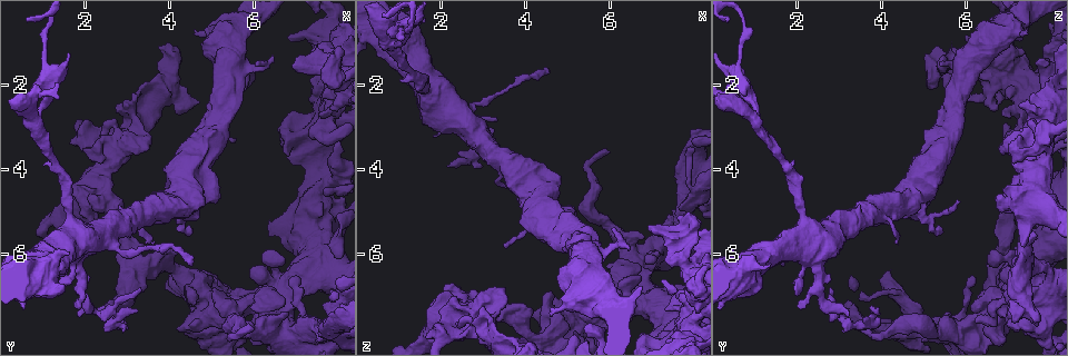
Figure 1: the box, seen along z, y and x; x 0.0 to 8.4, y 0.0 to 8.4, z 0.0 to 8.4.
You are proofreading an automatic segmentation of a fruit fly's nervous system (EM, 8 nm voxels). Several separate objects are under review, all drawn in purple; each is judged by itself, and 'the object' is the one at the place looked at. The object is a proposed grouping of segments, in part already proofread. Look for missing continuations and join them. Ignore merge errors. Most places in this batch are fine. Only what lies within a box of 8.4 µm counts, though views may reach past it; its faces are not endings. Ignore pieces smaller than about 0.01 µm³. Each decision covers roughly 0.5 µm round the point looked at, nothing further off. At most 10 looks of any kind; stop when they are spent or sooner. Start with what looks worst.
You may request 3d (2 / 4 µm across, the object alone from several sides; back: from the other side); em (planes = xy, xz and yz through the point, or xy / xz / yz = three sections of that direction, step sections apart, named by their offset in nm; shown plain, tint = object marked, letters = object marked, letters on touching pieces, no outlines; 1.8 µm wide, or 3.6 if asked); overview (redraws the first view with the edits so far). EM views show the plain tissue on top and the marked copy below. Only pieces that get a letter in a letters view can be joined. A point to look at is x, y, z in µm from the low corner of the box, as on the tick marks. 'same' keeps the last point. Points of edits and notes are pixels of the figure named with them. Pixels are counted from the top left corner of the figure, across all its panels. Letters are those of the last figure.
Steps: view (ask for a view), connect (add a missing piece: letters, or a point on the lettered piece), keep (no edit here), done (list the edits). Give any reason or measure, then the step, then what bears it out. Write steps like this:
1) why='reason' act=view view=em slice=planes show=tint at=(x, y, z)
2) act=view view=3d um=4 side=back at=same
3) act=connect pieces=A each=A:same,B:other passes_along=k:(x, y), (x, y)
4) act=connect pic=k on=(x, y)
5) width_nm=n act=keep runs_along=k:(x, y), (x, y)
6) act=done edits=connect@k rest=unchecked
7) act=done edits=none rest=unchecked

why='branch stops here' act=view view=3d um=2 at=(5.35, 1.55, 7.80)

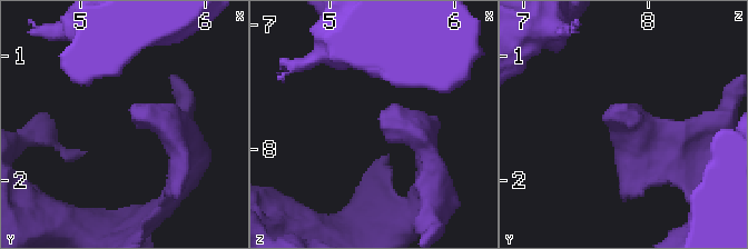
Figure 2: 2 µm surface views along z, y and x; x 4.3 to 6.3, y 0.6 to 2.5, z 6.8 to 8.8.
why='need the tissue' act=view view=em slice=xz step=8 show=letters at=(5.38, 1.52, 7.74)

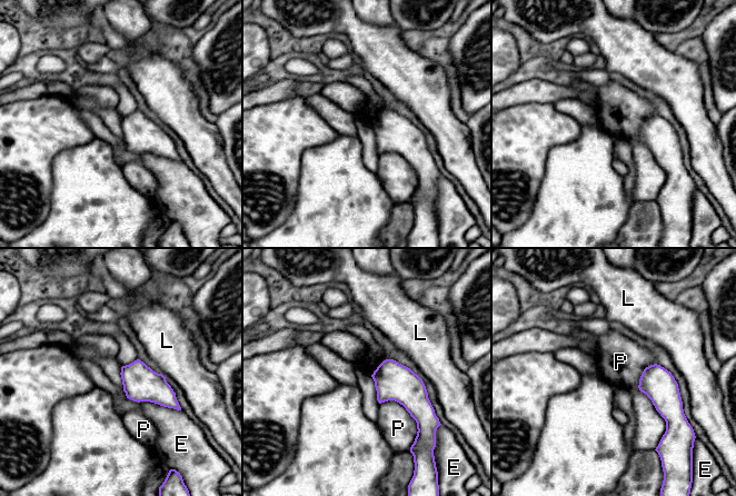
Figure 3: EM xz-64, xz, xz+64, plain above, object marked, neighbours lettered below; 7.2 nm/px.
act=keep each=E:other,L:other,P:other found='no lettered piece goes on from it'

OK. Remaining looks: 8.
why='arms run side by side' act=view view=em um=3.6 slice=planes show=tint at=(2.05, 4.95, 7.50)

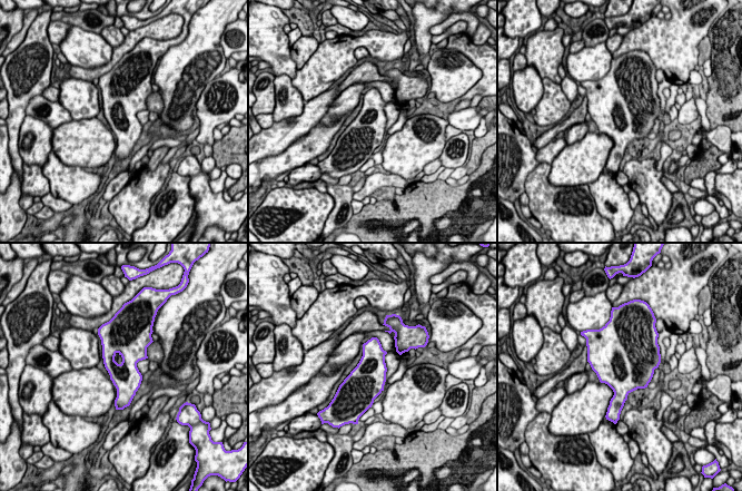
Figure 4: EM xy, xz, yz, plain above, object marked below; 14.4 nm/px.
why='see the neighbours' act=view view=em um=3.6 slice=planes show=letters at=same

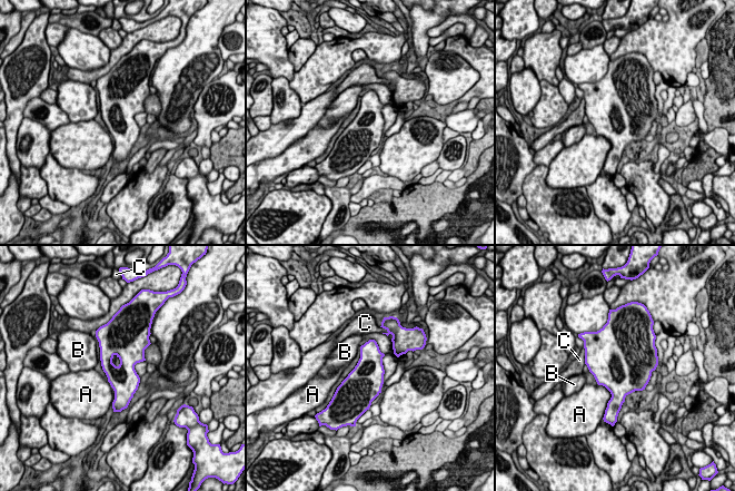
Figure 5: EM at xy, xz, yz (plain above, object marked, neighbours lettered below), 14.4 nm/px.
longest_contact=A:360nm act=keep each=A:other,B:other,C:other border=5:(597, 383), (611, 394), (607, 405) found='none of them fits'

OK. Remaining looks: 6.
why='sharp bend' act=view view=3d um=2 at=(2.75, 7.55, 3.70)

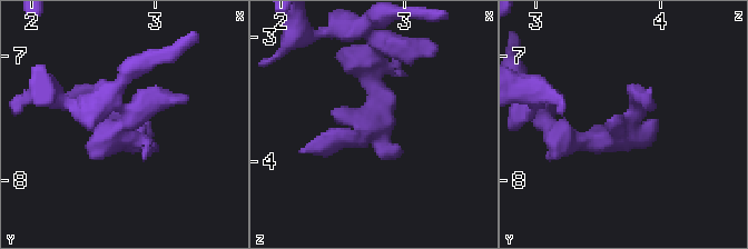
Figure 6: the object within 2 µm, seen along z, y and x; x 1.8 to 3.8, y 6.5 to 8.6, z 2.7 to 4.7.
why='now the EM' act=view view=em slice=planes show=letters at=(2.70, 7.54, 3.74)

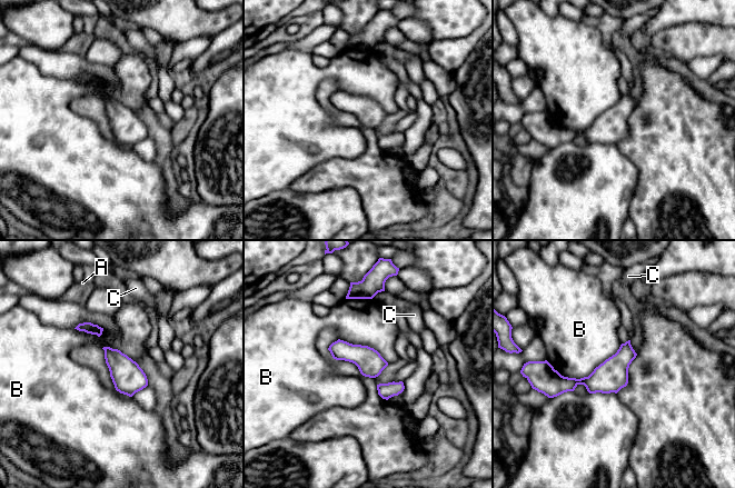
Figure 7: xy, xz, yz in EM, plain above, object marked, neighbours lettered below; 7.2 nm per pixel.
act=keep each=A:other,B:other,C:other border=7:(622, 344), (579, 378), (546, 360) found='none of them fits'

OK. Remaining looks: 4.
act=view view=3d um=4 side=back at=(6.00, 1.60, 5.40)

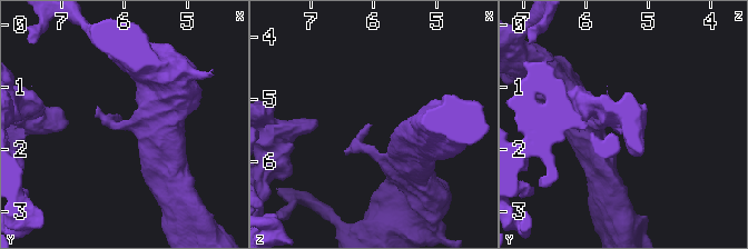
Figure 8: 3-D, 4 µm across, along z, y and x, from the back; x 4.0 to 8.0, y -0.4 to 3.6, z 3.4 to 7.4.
why='need the tissue' act=view view=em um=3.6 slice=planes show=letters at=(6.00, 1.55, 5.40)

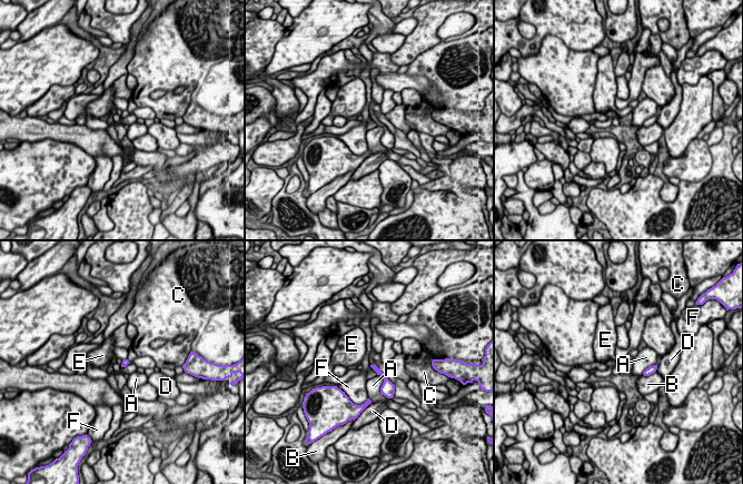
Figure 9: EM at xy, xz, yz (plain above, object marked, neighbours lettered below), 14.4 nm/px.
act=keep each=A:other,B:other,C:other,D:other,E:other,F:other border=9:(339, 387), (349, 397) found='no lettered piece goes on from it'

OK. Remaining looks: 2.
act=done edits=none rest=unchecked

